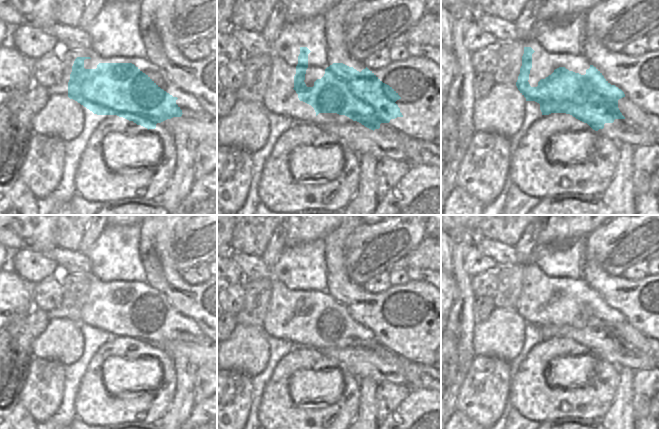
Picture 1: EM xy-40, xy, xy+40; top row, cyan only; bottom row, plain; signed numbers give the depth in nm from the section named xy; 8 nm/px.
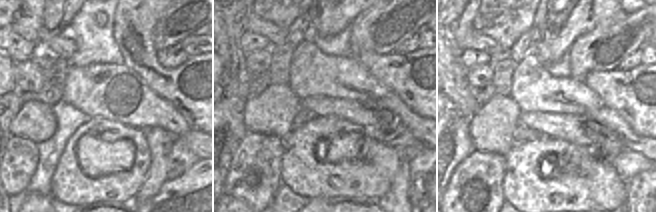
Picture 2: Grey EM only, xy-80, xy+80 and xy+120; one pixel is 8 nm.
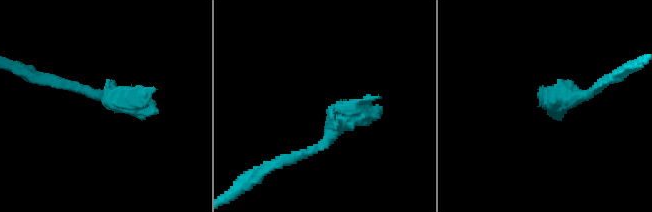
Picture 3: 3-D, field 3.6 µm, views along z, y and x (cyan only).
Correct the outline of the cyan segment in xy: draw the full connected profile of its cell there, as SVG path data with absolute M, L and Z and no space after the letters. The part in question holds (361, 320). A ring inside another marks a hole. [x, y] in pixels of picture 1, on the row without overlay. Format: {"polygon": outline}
{"polygon": "M300 271L293 313L300 325L314 332L316 340L319 337L345 339L373 355L381 347L403 341L395 327L401 321L367 291L359 296L343 287L333 287L313 311L307 311L304 304L310 276L307 271Z"}

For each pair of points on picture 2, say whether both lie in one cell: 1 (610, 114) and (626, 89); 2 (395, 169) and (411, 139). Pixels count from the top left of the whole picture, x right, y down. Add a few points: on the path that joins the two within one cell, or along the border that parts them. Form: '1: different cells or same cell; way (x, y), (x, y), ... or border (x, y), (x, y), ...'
1: different cells; border (604, 105), (612, 108), (629, 126)
2: different cells; border (403, 149), (408, 153)

